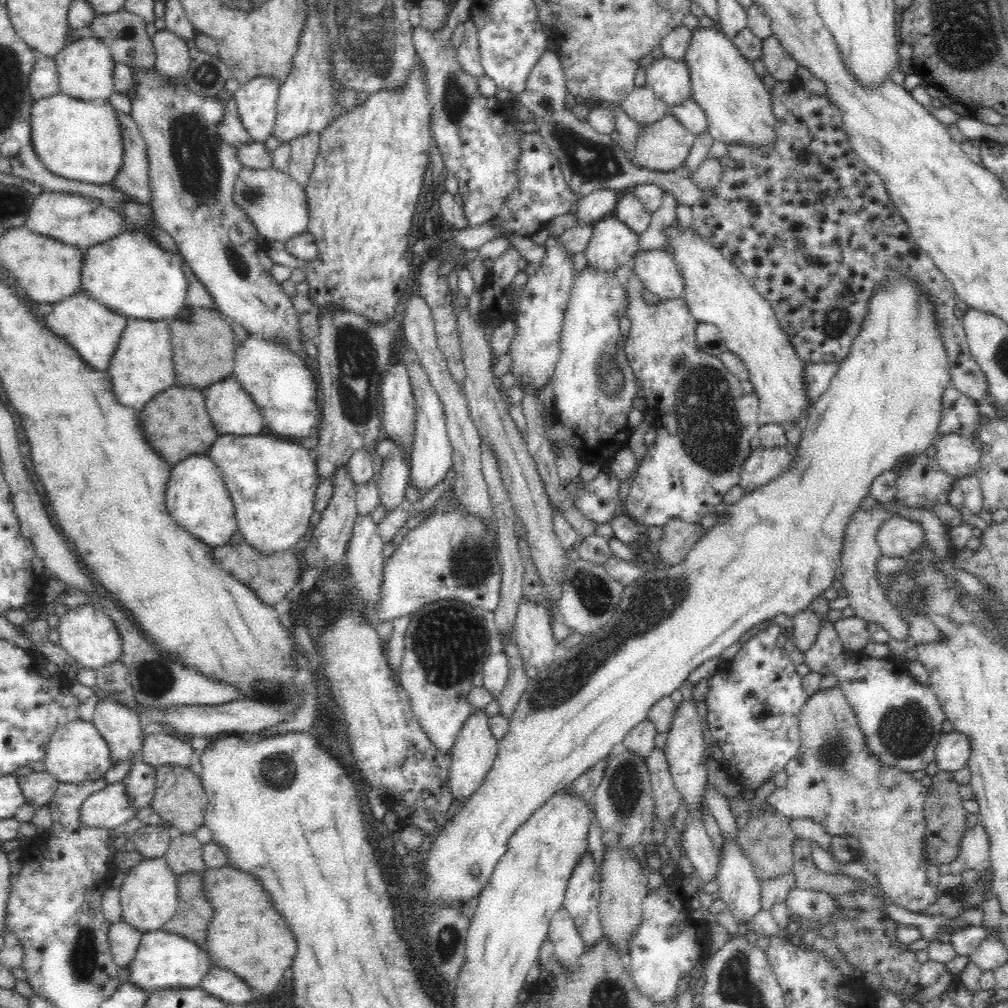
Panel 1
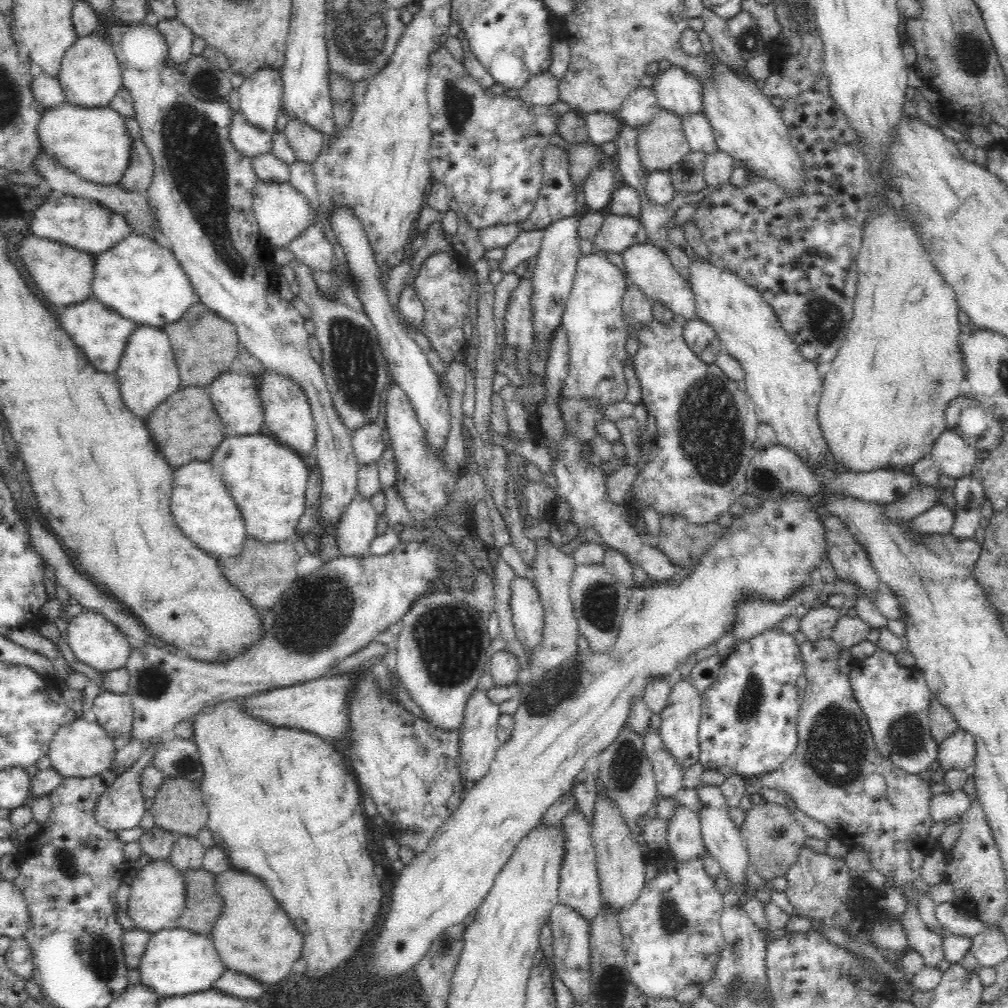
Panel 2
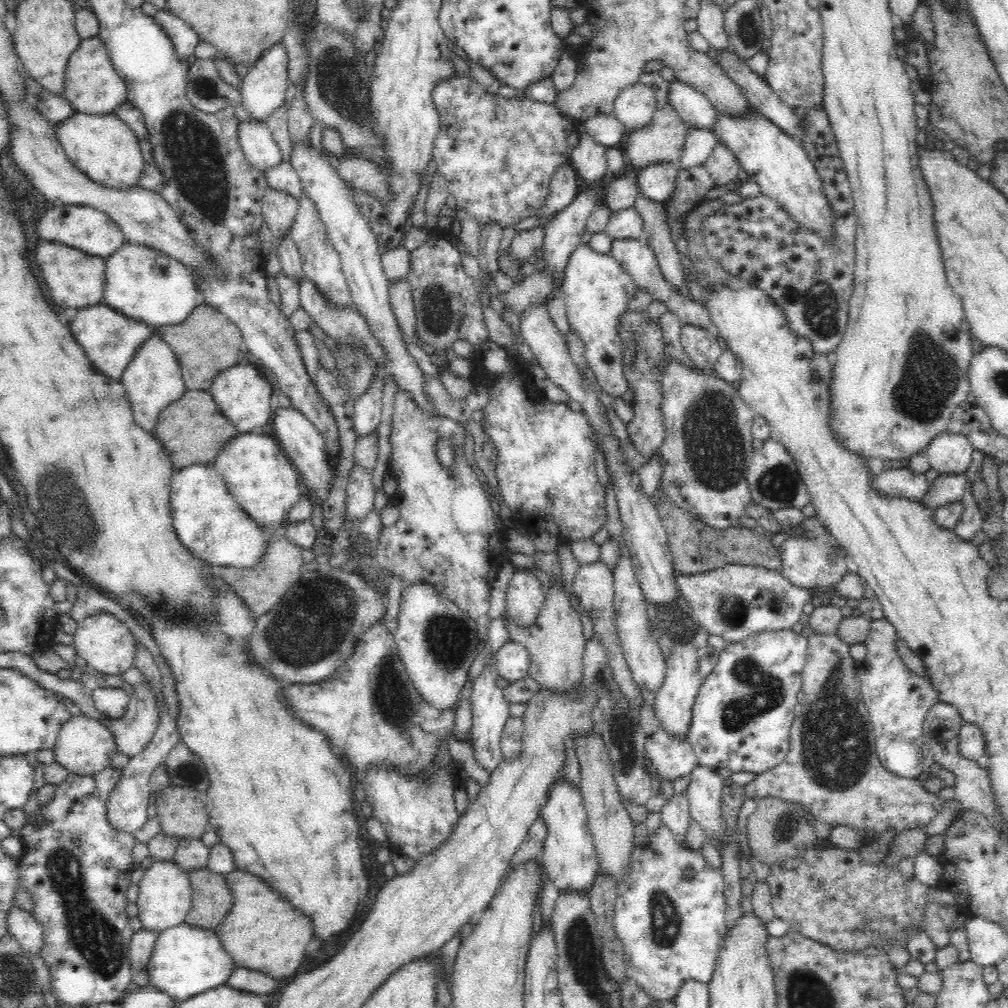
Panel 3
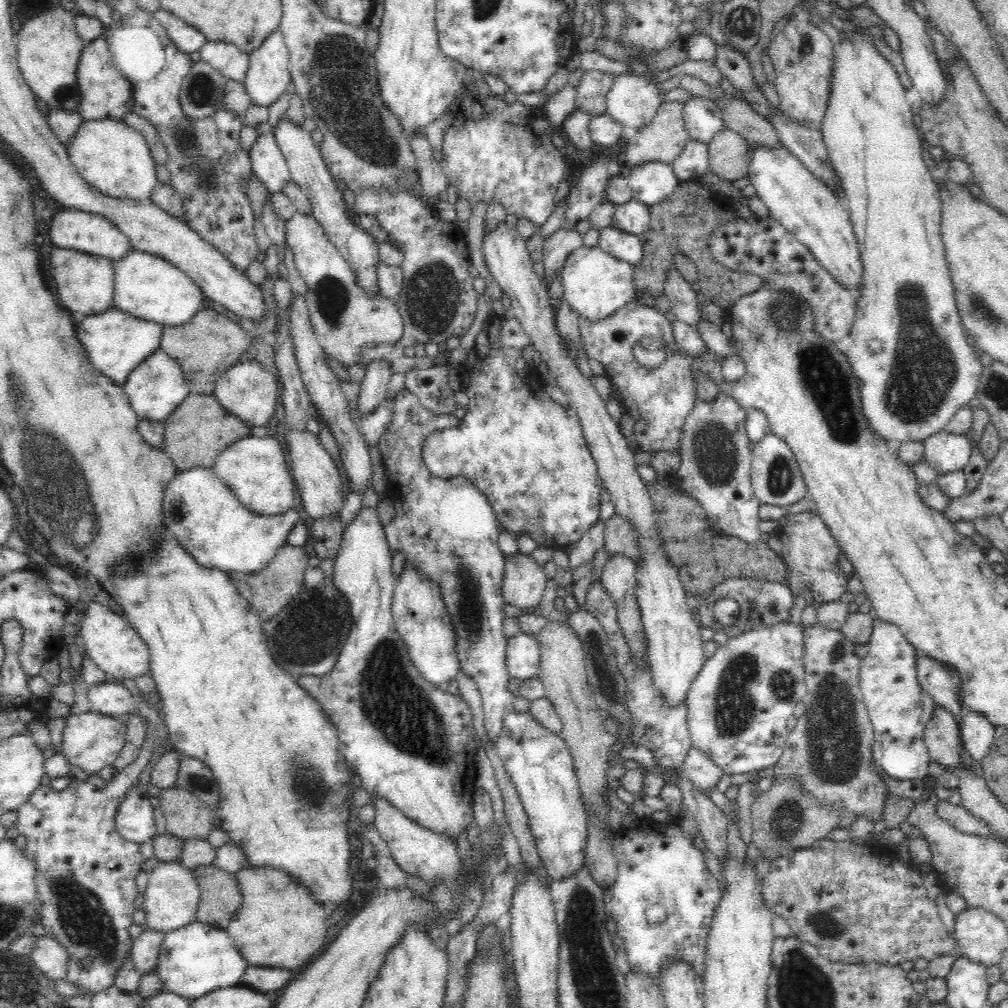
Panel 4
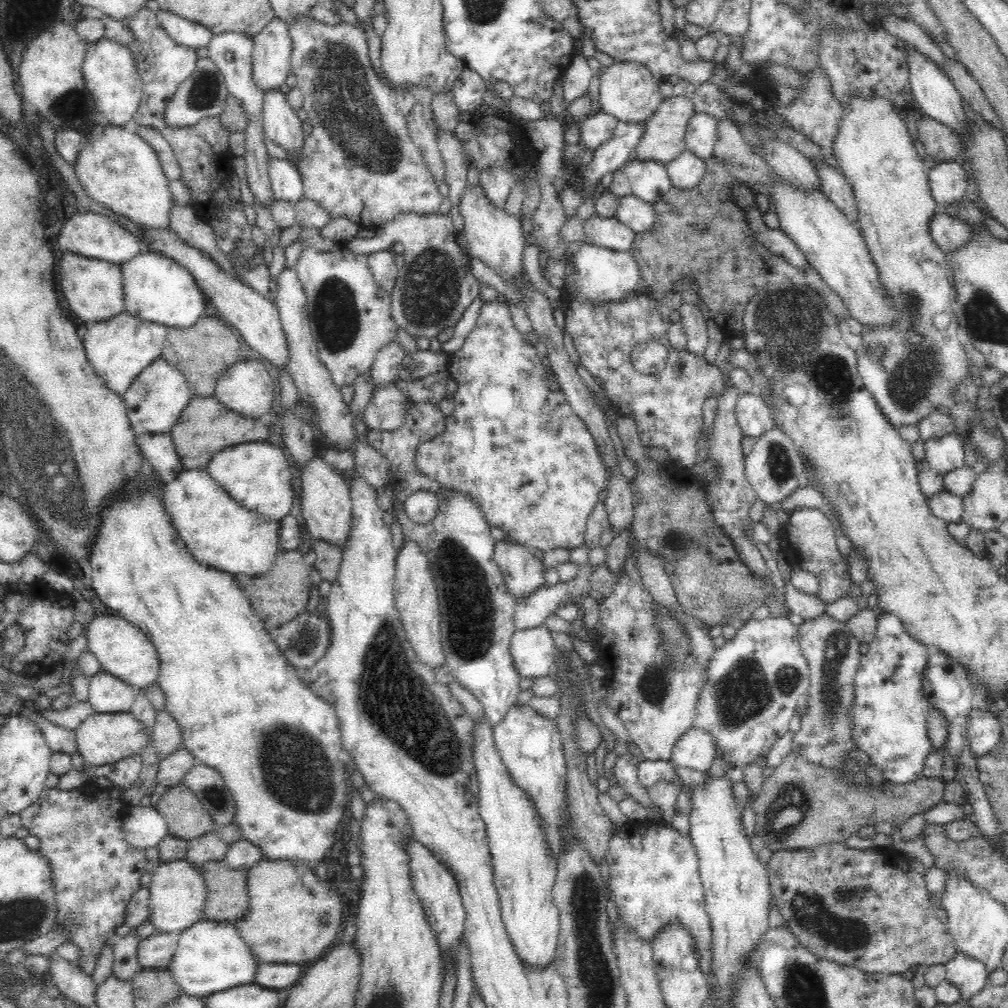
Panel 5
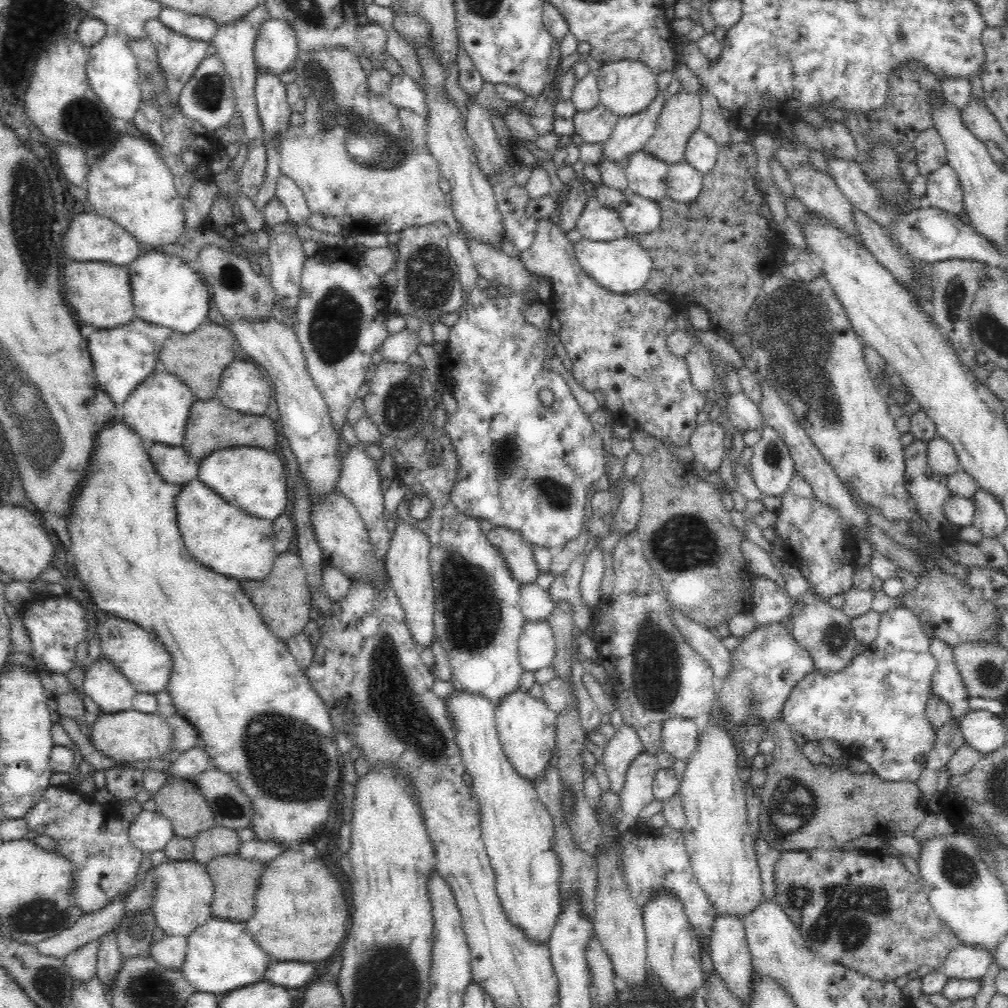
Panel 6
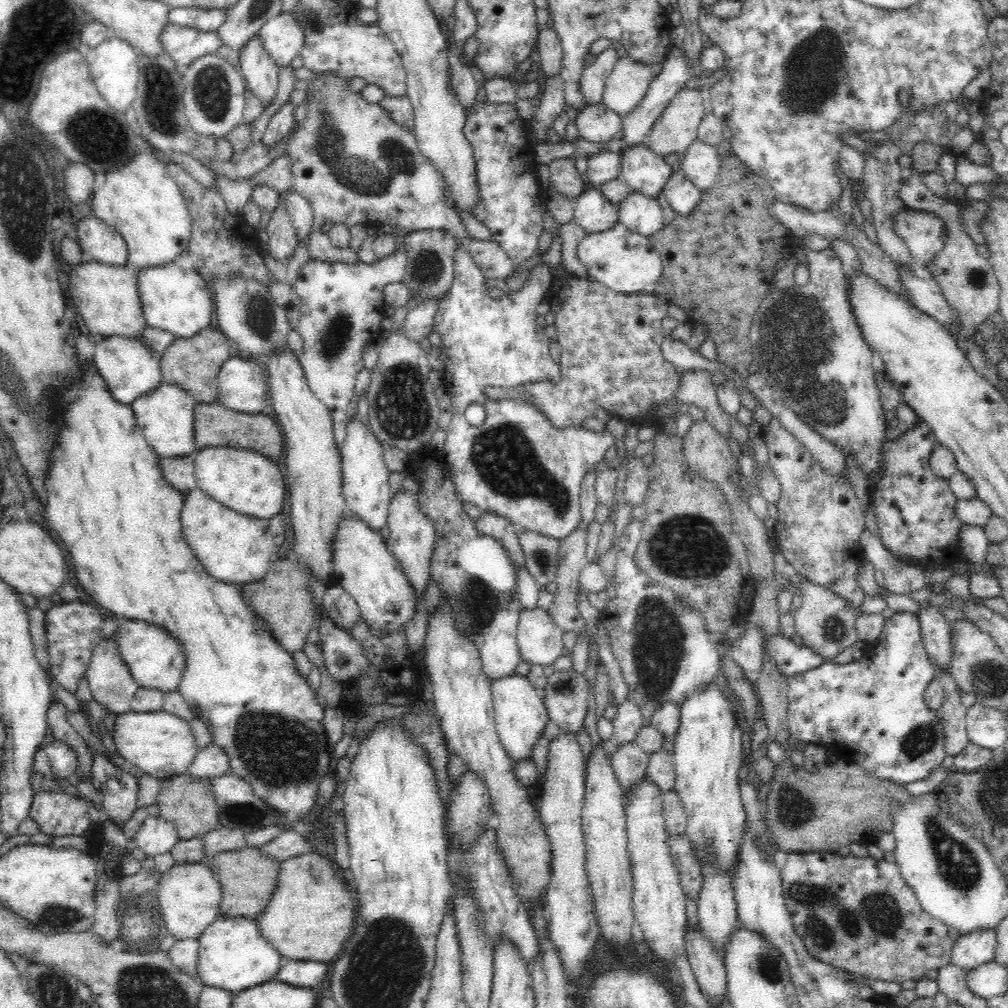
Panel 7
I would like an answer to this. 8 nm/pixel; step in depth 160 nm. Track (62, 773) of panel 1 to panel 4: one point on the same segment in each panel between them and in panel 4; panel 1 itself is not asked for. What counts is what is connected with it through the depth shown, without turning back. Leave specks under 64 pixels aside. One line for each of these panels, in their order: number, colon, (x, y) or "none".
2: (82, 748)
3: (85, 746)
4: (90, 740)

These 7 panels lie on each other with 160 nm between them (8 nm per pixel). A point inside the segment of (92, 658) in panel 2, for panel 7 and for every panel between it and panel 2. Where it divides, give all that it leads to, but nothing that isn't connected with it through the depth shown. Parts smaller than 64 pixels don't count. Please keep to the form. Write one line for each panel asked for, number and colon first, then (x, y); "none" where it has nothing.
3: (102, 642)
4: (112, 643)
5: (122, 649)
6: (138, 654)
7: (156, 659)

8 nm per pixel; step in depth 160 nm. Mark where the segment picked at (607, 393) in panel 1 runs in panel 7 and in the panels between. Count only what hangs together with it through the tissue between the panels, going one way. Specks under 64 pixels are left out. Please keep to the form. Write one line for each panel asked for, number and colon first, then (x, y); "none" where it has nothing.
2: (593, 319)
3: (597, 290)
4: (595, 283)
5: (601, 274)
6: (623, 265)
7: (625, 261)

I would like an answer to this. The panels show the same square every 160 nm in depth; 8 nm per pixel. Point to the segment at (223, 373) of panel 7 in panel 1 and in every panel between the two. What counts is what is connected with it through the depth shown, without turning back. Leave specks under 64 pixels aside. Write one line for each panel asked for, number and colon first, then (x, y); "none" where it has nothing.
1: (233, 412)
2: (236, 398)
3: (243, 392)
4: (247, 390)
5: (246, 387)
6: (243, 386)

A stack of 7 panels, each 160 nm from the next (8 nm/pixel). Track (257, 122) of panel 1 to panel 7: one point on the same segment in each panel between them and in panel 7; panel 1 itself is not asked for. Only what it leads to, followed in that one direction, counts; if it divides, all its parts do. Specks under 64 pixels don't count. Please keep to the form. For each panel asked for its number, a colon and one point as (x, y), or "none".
2: (261, 94)
3: (263, 88)
4: (268, 76)
5: (272, 47)
6: (276, 47)
7: (283, 37)

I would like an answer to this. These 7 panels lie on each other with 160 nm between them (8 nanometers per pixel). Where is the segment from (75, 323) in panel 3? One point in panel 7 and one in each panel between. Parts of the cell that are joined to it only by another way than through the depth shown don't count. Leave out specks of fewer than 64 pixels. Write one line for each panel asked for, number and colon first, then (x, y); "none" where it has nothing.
4: (116, 342)
5: (119, 349)
6: (124, 357)
7: (131, 367)

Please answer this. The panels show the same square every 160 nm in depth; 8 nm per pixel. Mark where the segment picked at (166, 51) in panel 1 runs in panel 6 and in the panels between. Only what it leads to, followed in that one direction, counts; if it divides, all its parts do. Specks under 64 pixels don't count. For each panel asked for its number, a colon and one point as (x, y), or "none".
2: (179, 37)
3: (184, 38)
4: (187, 38)
5: (185, 32)
6: (203, 27)

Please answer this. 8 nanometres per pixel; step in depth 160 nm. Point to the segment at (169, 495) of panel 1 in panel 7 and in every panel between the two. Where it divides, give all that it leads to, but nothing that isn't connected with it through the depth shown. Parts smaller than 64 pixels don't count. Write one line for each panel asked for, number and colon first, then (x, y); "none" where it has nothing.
2: (202, 507)
3: (210, 524)
4: (216, 529)
5: (219, 532)
6: (234, 544)
7: (235, 548)

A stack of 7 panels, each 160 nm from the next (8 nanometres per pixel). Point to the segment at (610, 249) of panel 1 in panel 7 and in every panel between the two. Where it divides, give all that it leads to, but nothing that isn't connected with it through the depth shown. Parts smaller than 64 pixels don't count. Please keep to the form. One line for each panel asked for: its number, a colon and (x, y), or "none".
2: (618, 231)
3: (624, 223)
4: (633, 216)
5: (639, 216)
6: (640, 215)
7: (639, 213)

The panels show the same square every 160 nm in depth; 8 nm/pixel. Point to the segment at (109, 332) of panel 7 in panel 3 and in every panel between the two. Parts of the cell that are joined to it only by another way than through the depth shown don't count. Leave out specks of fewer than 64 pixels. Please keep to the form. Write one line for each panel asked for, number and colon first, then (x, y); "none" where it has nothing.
3: (75, 279)
4: (85, 283)
5: (93, 288)
6: (101, 294)

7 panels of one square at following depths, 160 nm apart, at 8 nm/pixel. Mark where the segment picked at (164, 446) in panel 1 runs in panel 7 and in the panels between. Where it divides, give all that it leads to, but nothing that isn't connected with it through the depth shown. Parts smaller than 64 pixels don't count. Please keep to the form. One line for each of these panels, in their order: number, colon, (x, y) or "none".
2: (185, 427)
3: (191, 430)
4: (200, 428)
5: (205, 426)
6: (211, 426)
7: (215, 425)

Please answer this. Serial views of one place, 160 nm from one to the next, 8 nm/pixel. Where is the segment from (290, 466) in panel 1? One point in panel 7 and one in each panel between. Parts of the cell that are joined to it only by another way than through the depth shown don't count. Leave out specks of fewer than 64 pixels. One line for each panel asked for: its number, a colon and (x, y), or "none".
2: (267, 480)
3: (258, 475)
4: (254, 469)
5: (257, 475)
6: (252, 479)
7: (246, 481)

